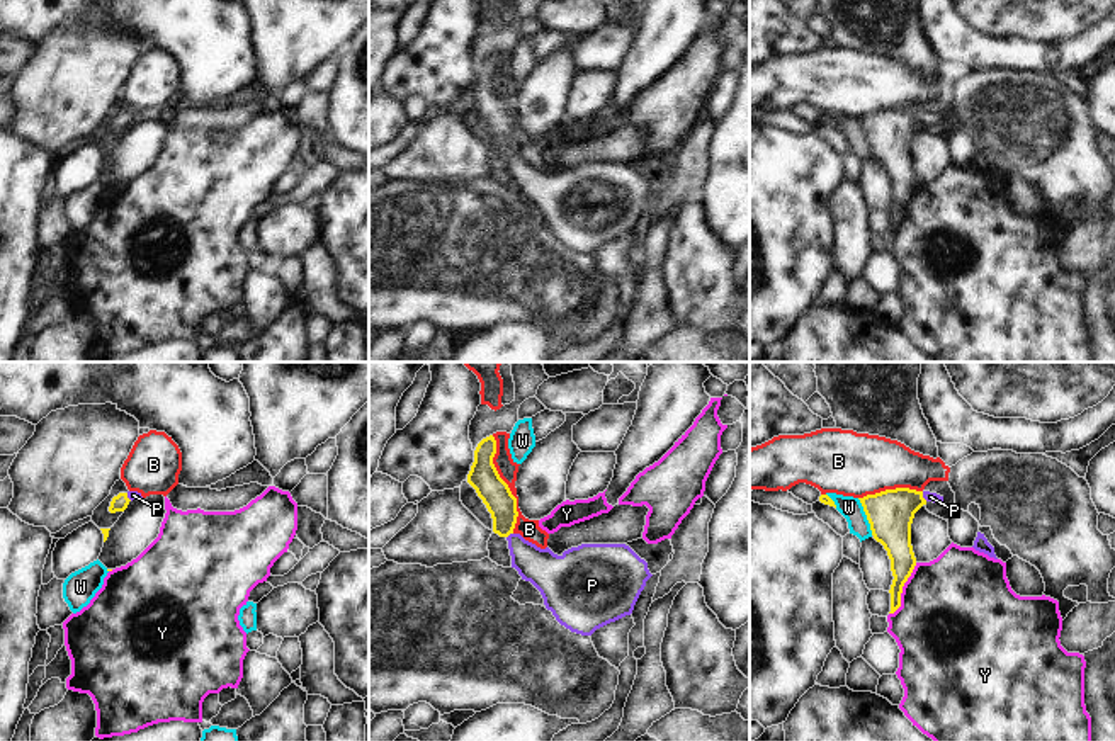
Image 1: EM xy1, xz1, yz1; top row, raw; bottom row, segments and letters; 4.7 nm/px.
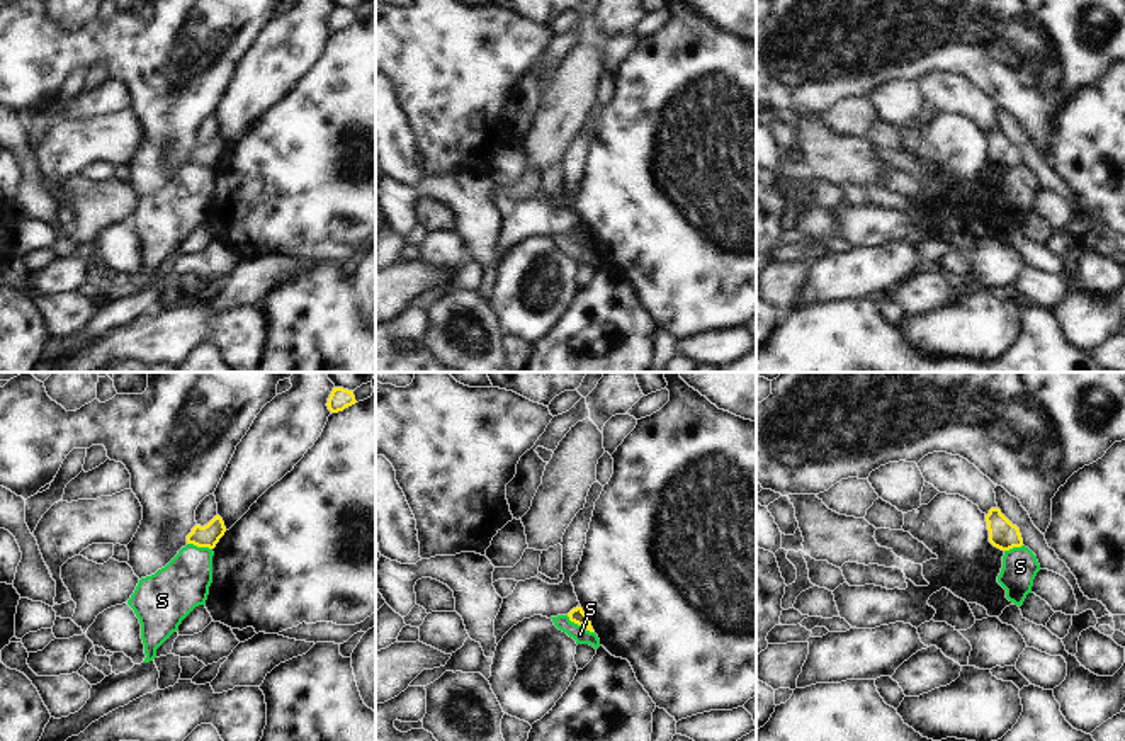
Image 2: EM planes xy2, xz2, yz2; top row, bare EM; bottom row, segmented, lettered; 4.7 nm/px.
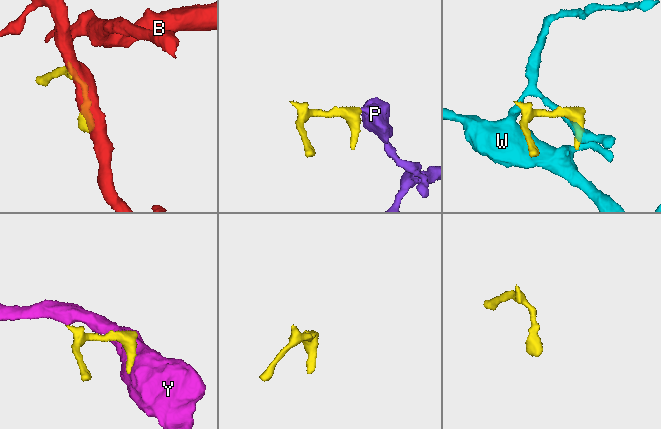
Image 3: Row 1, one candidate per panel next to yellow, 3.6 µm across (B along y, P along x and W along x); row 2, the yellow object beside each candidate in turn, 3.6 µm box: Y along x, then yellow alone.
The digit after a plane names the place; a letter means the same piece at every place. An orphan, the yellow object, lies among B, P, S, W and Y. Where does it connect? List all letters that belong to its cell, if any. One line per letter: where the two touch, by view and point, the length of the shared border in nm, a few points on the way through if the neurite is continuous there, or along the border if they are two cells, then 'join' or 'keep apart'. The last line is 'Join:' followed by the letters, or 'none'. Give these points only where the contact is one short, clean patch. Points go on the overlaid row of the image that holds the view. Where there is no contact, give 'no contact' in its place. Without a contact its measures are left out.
B: xz1 (507, 485) | 480 nm | keep apart
P: yz1 (922, 497) | 50 nm | across yz1 (891, 512), (901, 503), (922, 497), (930, 497) | join
S: xz2 (580, 624) | 160 nm | along xz2 (566, 616), (593, 633) | keep apart
W: yz1 (867, 517) | 190 nm | keep apart
Y: yz1 (901, 590) | 280 nm | keep apart
Join: P

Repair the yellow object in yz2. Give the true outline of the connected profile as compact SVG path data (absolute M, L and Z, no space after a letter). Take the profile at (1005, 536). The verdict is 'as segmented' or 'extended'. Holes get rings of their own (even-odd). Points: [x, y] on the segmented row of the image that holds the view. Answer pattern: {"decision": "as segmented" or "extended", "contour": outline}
{"decision": "as segmented", "contour": "M991 508L986 515L987 530L989 530L989 542L1001 549L1009 551L1013 547L1021 547L1023 539L1020 529L1013 525L999 508Z"}

